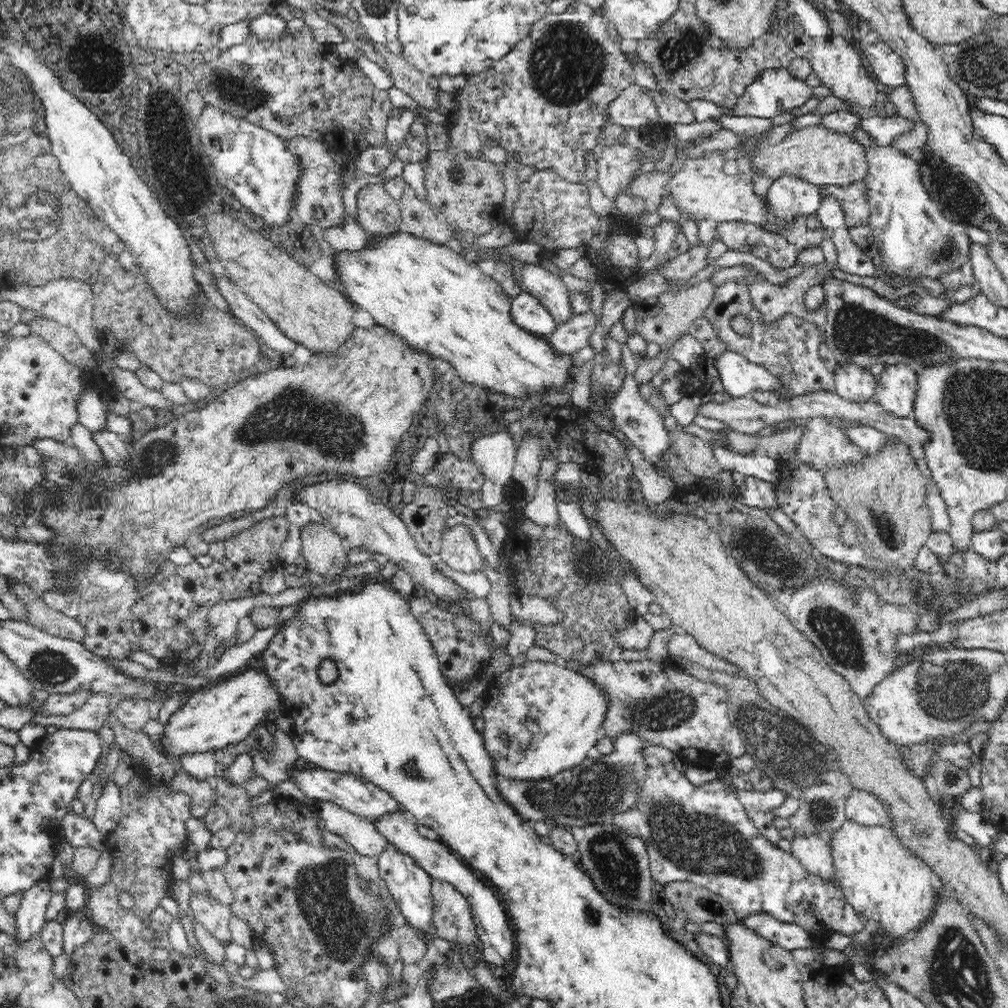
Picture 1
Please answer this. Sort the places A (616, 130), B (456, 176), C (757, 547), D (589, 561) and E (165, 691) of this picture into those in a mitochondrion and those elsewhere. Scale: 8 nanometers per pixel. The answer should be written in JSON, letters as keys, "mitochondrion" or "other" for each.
{"A":"other","B":"mitochondrion","C":"mitochondrion","D":"mitochondrion","E":"other"}

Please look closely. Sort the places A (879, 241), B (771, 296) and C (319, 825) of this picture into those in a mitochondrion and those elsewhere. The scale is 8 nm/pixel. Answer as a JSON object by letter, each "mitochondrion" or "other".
{"A":"other","B":"other","C":"other"}

